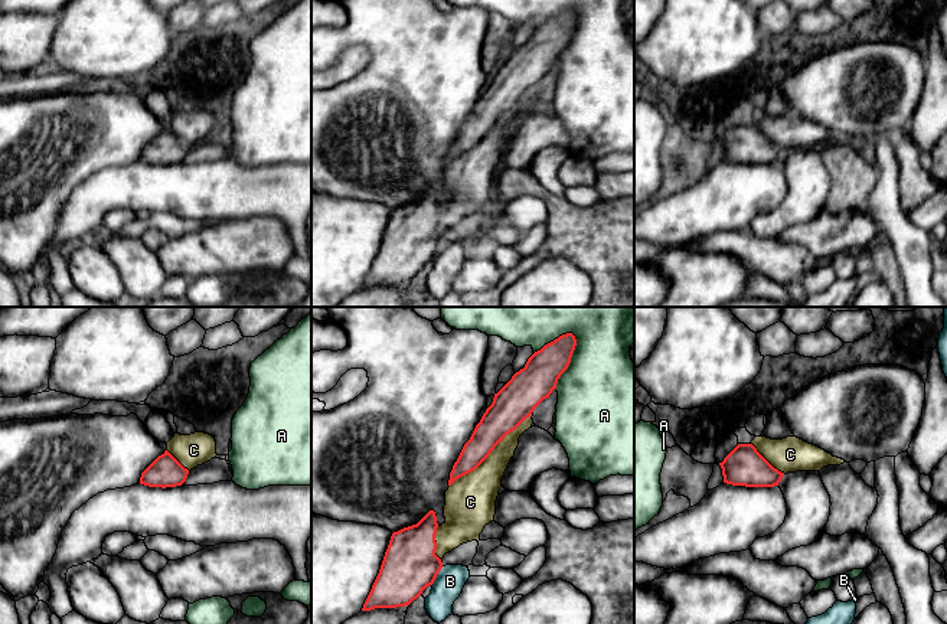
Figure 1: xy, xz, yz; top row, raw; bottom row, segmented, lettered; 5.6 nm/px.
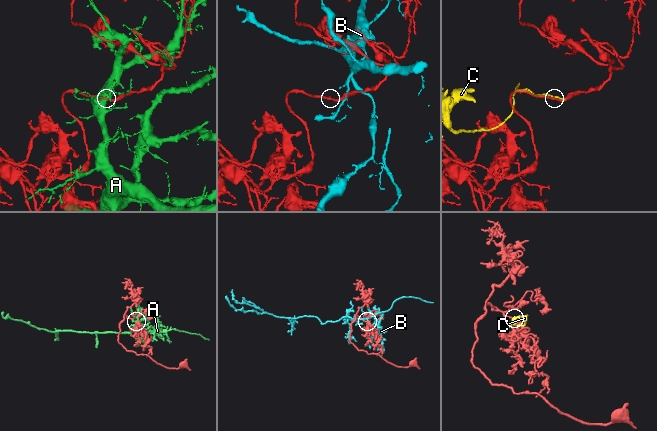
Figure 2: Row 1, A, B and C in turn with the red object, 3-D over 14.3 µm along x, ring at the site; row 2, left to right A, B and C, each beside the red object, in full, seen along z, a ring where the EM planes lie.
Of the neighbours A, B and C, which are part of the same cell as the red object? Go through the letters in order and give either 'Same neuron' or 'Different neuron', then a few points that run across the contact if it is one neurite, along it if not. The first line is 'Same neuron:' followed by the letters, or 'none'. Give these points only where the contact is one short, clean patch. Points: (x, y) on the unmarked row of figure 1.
Same neuron: C
A: Different neuron
B: Different neuron
C: Same neuron

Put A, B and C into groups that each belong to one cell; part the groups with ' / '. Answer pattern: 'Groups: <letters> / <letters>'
Groups: A / B / C

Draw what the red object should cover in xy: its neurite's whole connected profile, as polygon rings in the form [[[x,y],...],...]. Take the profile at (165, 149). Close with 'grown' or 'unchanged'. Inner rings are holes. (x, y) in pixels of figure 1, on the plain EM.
[[[166,127],[141,150],[140,161],[161,166],[176,164],[186,159],[187,151],[189,147]]]; unchanged

